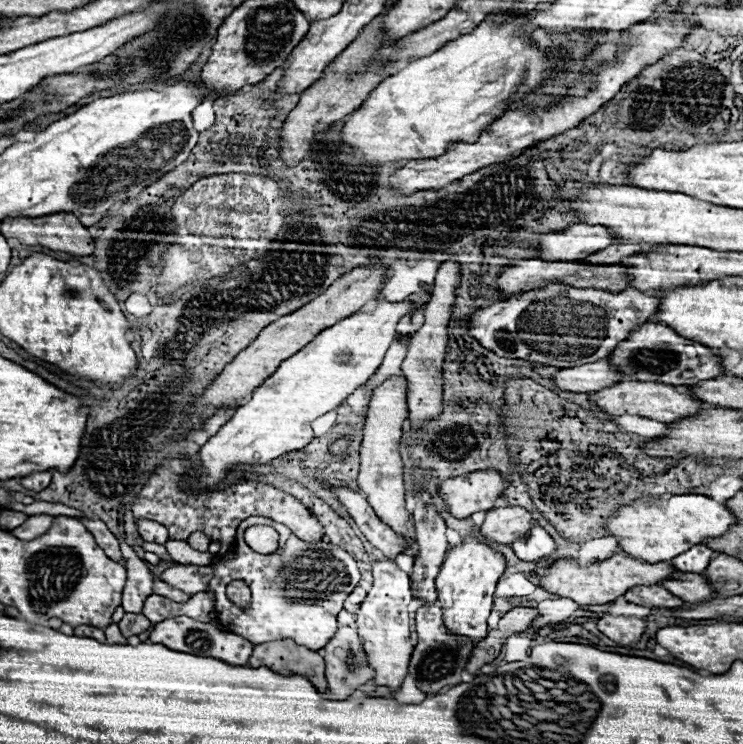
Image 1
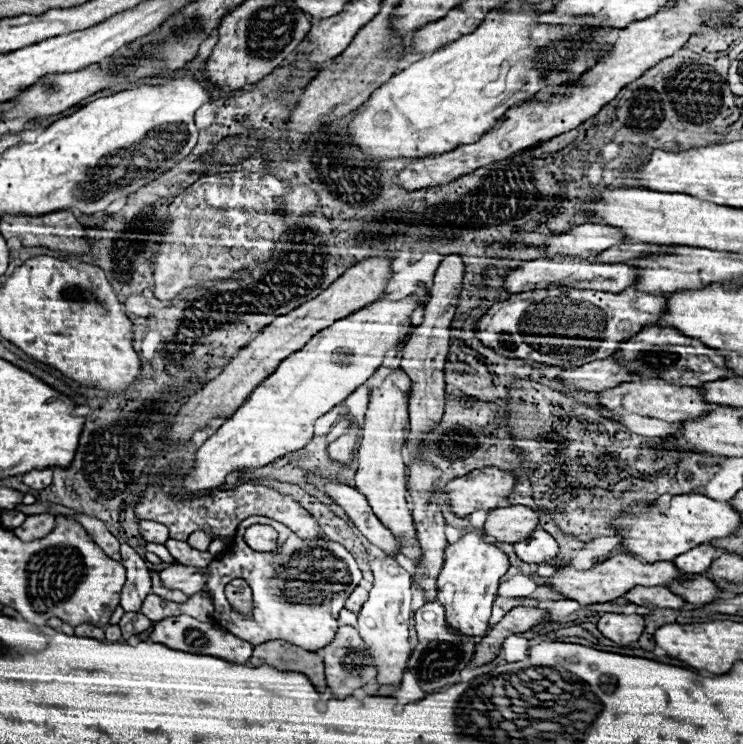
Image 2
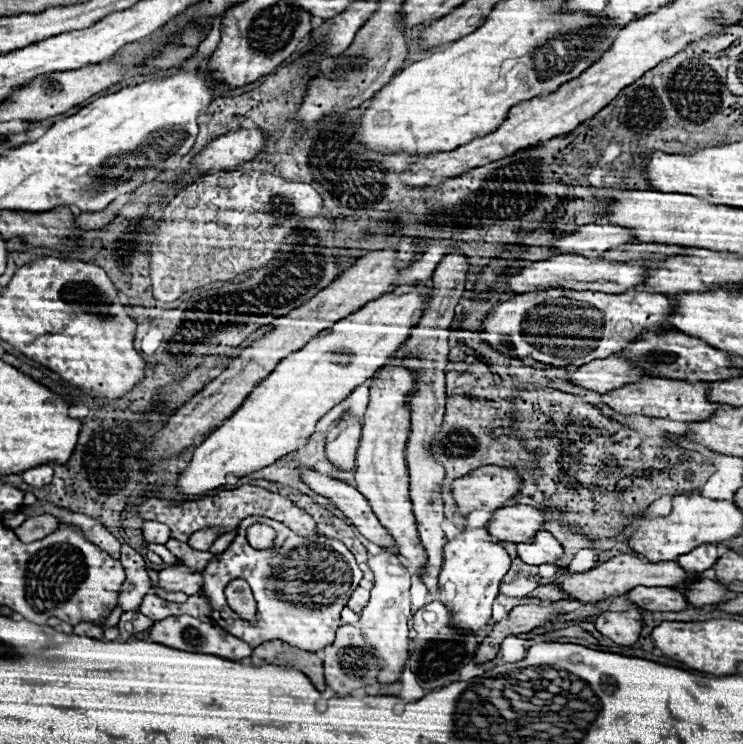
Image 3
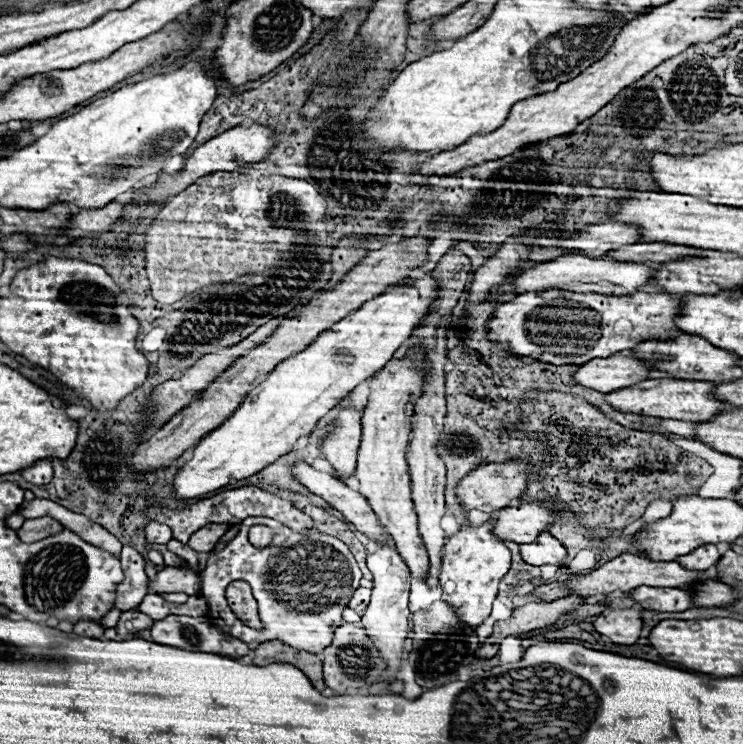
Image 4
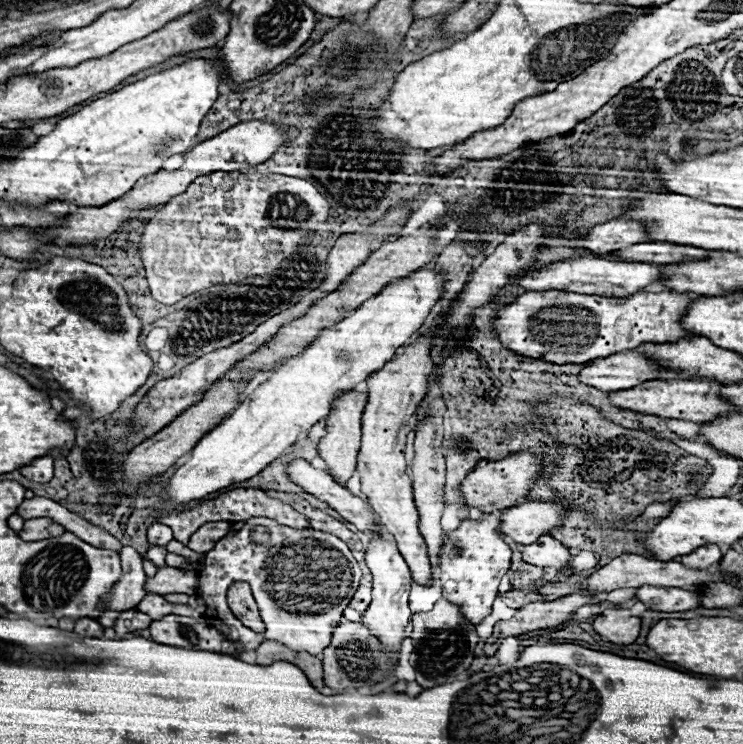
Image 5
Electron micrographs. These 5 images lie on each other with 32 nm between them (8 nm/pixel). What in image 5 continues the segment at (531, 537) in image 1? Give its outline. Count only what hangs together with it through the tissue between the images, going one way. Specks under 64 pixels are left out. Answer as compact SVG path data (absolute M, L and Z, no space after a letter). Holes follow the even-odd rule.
M550 534L540 536L534 544L524 546L524 562L546 568L554 566L556 570L568 570L570 568L570 550L562 546L558 540L554 540Z

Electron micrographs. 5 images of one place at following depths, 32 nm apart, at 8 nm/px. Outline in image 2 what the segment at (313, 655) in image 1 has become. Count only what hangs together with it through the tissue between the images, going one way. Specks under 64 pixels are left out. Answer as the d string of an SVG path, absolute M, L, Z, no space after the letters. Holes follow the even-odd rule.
M270 640L270 642L258 644L254 648L254 654L252 654L250 662L252 662L252 666L270 664L278 670L302 672L310 678L310 682L316 686L318 692L326 690L322 658L316 652L308 652L304 648L288 644L284 640Z

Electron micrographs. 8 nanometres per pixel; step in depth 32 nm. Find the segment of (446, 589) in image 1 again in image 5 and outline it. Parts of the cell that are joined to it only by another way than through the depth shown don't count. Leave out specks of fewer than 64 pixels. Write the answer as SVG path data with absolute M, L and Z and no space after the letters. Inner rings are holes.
M500 512L482 514L480 520L464 518L456 530L444 534L444 544L440 548L440 584L442 596L460 606L466 620L472 624L482 622L490 610L492 602L498 596L498 586L502 576L510 570L512 550L506 544L504 536L498 532Z

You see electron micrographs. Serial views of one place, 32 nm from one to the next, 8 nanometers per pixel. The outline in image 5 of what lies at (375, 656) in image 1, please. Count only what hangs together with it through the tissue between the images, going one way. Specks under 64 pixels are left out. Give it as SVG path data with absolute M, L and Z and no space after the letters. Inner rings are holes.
M378 524L378 532L370 534L370 548L366 550L366 564L374 574L374 586L372 586L372 602L364 614L364 624L370 626L370 630L380 638L382 648L386 648L388 654L398 654L400 640L404 636L404 628L410 622L412 612L408 610L408 594L412 586L410 570L404 558L400 556L394 538L388 536L388 532Z

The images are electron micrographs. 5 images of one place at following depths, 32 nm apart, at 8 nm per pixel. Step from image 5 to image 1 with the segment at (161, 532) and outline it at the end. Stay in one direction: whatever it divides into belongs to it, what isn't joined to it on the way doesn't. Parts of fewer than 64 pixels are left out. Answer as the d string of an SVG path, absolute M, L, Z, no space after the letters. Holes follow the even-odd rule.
M140 518L138 520L138 532L146 542L156 542L156 544L164 544L168 540L168 532L166 526L154 522L154 520L146 520Z

